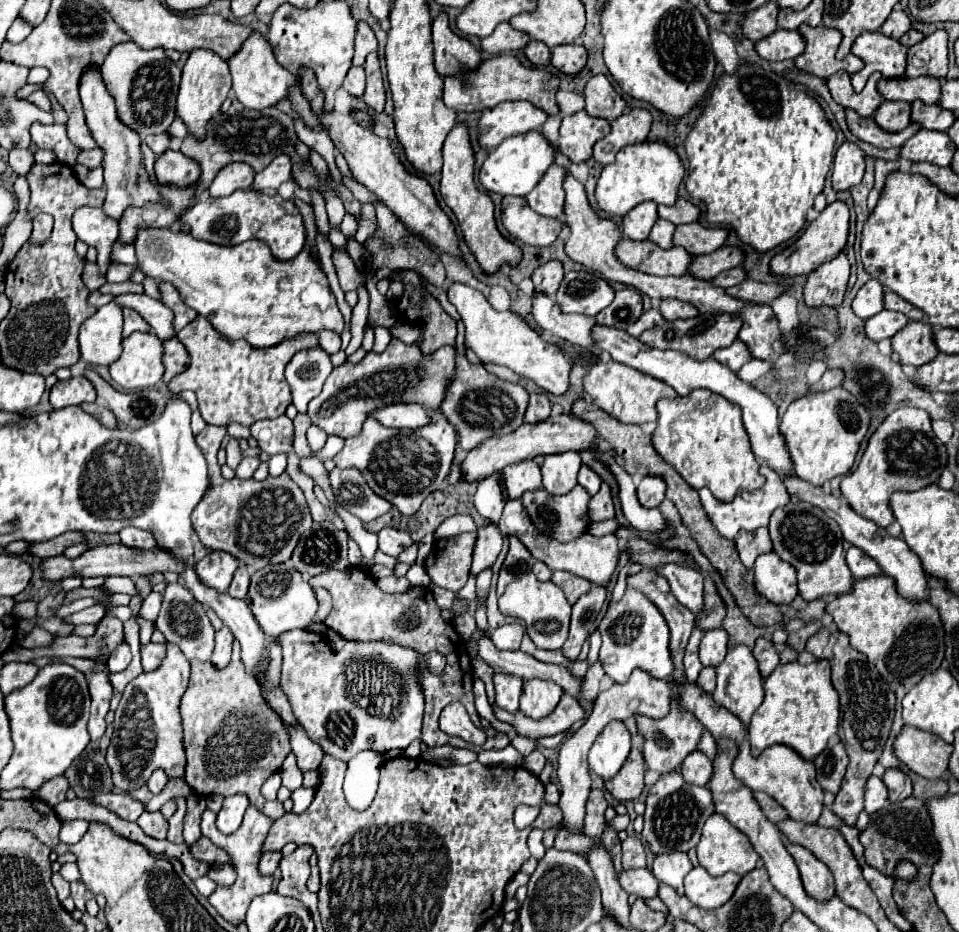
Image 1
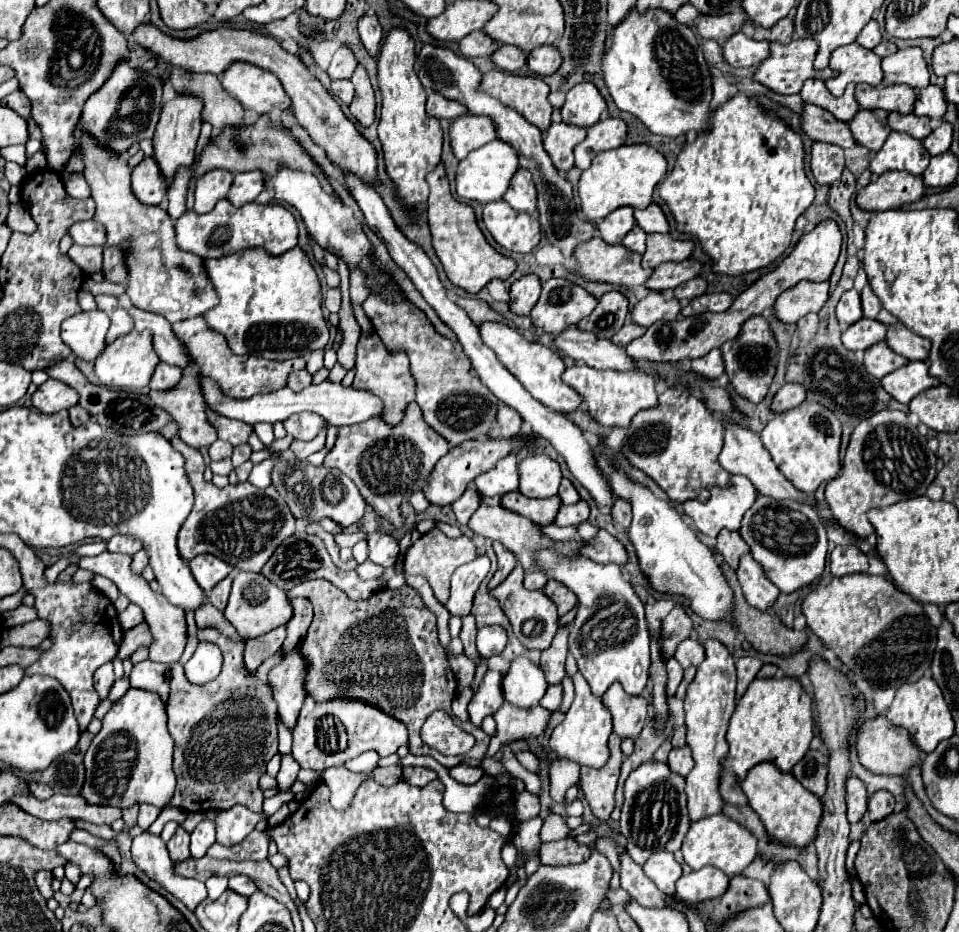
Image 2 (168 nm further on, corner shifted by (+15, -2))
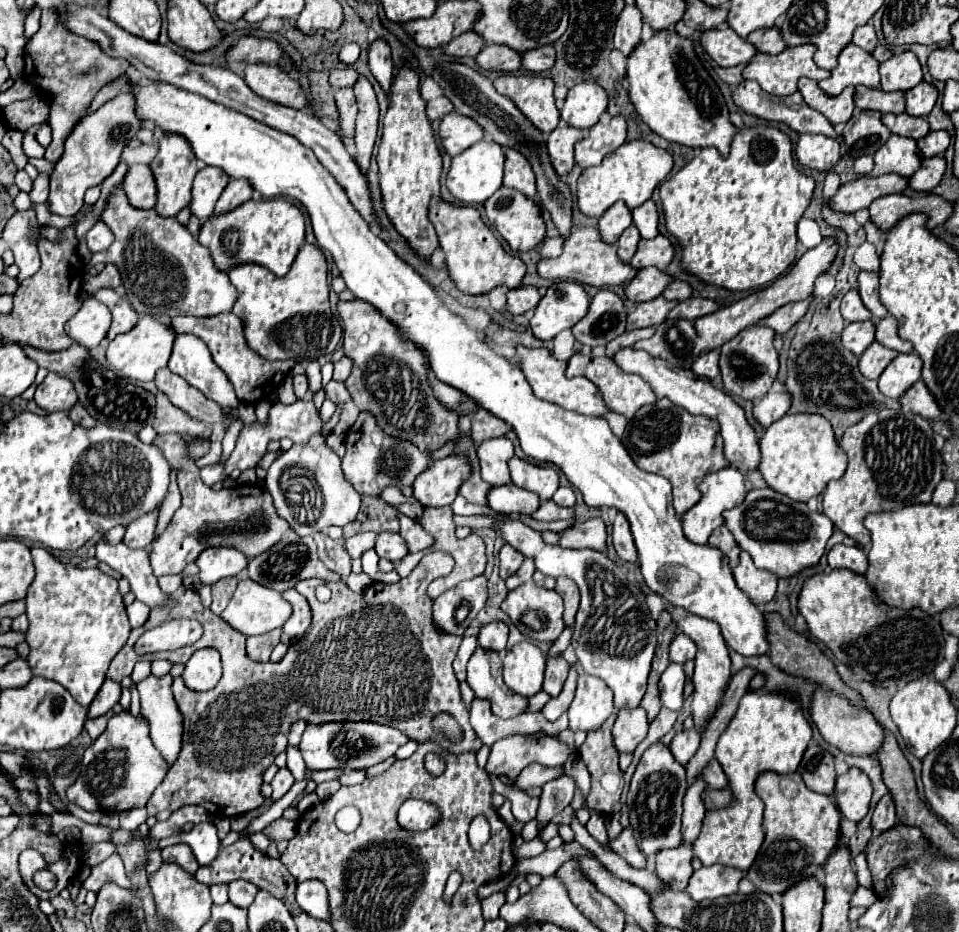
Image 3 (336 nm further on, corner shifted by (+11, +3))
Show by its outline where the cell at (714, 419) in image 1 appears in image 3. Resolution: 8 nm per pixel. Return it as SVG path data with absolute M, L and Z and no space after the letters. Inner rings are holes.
M666 397L656 401L654 405L644 405L644 409L638 409L636 415L628 421L628 427L622 435L622 443L634 463L650 473L662 475L672 483L672 495L674 495L674 509L678 515L686 513L688 507L696 505L702 497L698 489L698 481L702 481L708 473L718 471L726 467L722 455L722 441L716 423L704 421L712 425L712 433L704 435L698 431L700 421L696 421L686 411L678 409L672 401Z

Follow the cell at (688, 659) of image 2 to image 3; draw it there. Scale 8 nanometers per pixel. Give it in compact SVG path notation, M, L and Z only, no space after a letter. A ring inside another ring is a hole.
M678 633L678 637L674 637L674 641L670 643L670 661L674 663L684 665L688 659L694 659L696 653L698 653L696 643L684 633Z

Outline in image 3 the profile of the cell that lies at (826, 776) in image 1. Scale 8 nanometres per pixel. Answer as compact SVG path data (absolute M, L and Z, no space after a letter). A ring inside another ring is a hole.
M812 743L806 749L798 765L798 773L802 775L808 789L824 795L830 795L834 791L834 783L836 783L834 757L828 751L824 751L820 745Z

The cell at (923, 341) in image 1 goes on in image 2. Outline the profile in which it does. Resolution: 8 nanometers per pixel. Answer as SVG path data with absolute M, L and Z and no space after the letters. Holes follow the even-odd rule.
M878 342L876 346L870 346L864 352L864 366L868 370L868 374L872 374L874 378L882 378L888 372L904 366L904 362L908 362L904 356L888 350L886 342Z

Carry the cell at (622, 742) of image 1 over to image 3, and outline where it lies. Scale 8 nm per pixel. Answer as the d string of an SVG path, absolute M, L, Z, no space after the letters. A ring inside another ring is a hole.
M580 671L576 697L568 707L570 731L596 731L612 713L612 691L600 679Z

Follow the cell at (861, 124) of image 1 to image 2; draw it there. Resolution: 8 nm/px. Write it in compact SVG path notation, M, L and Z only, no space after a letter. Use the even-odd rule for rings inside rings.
M804 102L802 114L800 114L800 126L802 126L802 132L814 142L828 142L828 144L836 144L840 148L858 146L852 140L848 124L836 120L830 112L826 112L824 108L818 108L814 104Z

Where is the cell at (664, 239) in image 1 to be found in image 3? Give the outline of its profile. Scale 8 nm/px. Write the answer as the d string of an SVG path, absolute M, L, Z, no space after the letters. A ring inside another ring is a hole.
M636 225L628 227L628 229L622 233L622 237L618 239L618 255L620 255L620 259L622 259L624 263L628 263L628 261L634 257L636 247L638 247L638 241L640 241L640 233L638 233Z

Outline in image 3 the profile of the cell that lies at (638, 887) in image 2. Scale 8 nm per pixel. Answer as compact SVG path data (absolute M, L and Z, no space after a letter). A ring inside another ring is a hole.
M626 827L626 829L618 835L618 839L610 841L610 847L612 847L612 851L618 853L624 861L628 861L632 867L636 867L636 869L644 869L644 867L646 867L646 857L640 853L640 849L638 849L638 845L636 845L636 839L634 839L630 827Z

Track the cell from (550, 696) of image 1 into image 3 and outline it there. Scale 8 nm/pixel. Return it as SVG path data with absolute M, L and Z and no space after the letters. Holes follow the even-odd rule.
M528 641L514 645L504 657L504 683L522 697L532 697L542 691L546 657Z

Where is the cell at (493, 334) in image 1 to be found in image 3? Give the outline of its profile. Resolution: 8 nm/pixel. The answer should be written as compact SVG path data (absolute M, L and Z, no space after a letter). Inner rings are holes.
M524 345L516 347L516 355L520 357L520 369L524 371L528 383L534 389L534 395L538 399L550 401L554 405L560 405L568 411L576 411L582 415L592 415L592 417L606 417L608 415L608 407L604 405L600 391L594 387L592 381L588 381L586 377L574 377L568 379L564 377L564 369L566 369L566 361L556 359L556 355L548 349L528 349Z

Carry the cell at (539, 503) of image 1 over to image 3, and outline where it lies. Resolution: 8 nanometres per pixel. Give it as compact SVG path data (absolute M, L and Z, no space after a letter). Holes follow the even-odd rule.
M512 483L492 487L488 493L488 505L496 513L518 513L518 515L530 515L540 507L540 499L536 493L524 491Z

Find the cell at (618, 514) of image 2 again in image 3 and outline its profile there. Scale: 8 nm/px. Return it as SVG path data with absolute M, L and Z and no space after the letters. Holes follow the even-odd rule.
M618 513L614 519L612 539L614 539L614 549L618 551L620 559L636 563L636 545L634 545L634 537L624 513Z

